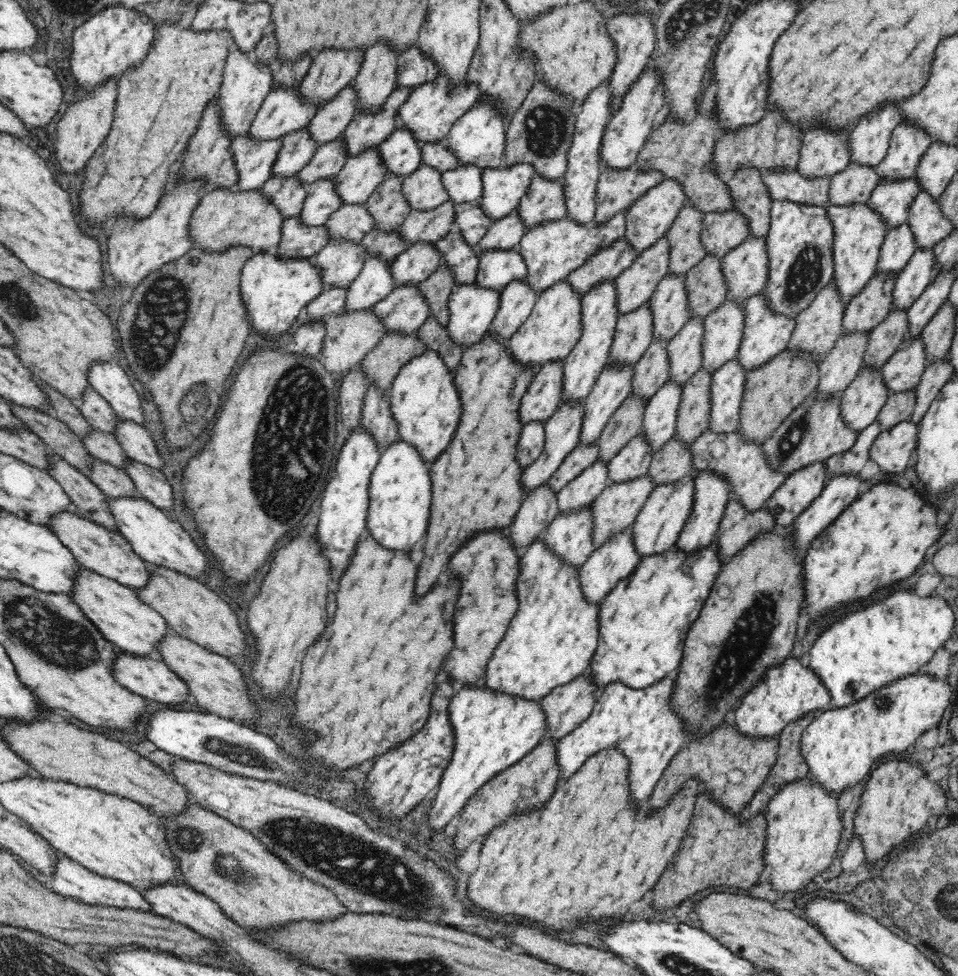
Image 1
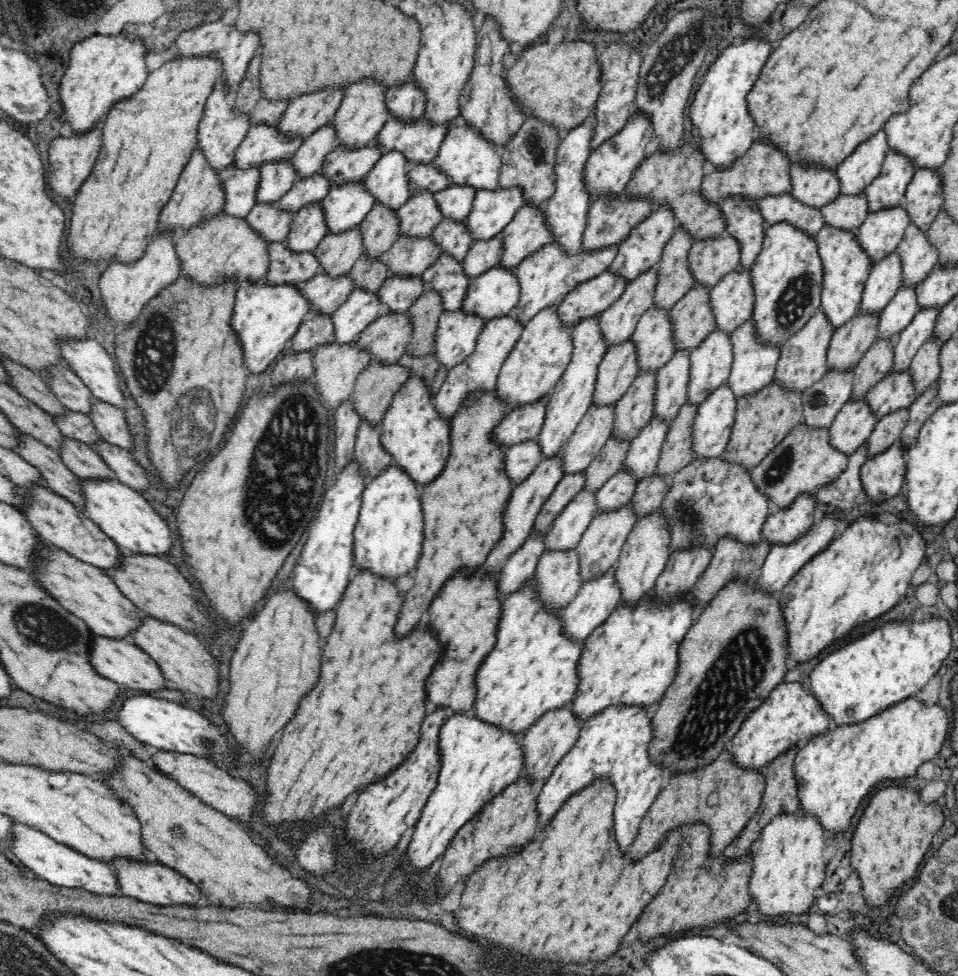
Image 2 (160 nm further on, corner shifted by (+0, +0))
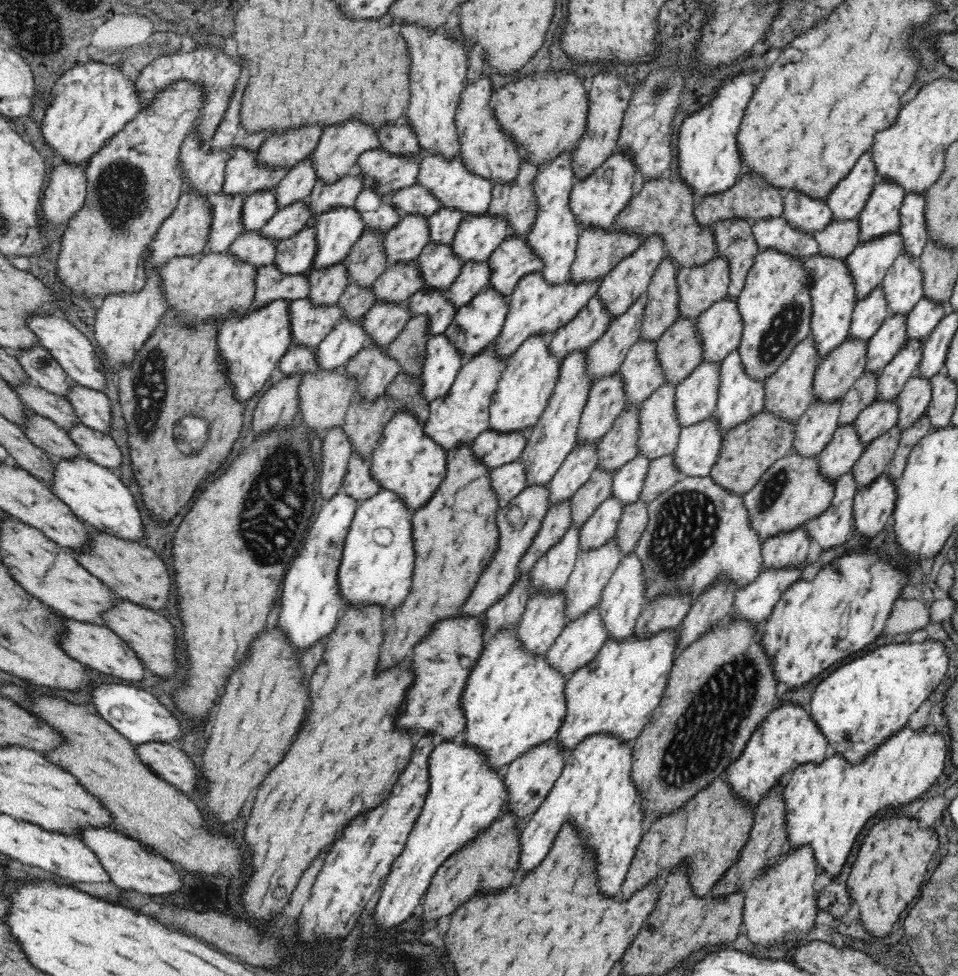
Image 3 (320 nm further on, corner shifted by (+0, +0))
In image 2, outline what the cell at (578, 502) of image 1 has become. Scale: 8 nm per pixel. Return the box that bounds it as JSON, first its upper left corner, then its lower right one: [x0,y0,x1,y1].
[543,491,597,552]

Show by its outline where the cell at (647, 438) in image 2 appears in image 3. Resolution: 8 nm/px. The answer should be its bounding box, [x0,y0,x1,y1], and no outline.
[610,454,648,510]

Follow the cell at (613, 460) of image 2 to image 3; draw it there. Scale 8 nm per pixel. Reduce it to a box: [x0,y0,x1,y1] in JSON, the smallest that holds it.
[570,469,613,532]

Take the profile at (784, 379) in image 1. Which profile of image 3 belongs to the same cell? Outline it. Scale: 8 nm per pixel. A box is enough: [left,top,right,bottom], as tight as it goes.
[711,410,796,498]

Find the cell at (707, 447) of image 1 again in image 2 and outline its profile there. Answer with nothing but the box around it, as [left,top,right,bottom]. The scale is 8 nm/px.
[658,456,770,555]

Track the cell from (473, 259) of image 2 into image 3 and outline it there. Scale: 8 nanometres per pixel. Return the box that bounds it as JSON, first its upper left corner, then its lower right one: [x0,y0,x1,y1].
[448,262,490,308]

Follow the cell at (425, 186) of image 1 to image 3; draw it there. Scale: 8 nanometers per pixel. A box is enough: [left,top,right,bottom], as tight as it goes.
[382,215,430,266]

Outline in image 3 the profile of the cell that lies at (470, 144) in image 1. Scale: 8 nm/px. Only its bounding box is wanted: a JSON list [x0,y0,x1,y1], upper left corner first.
[416,154,493,221]

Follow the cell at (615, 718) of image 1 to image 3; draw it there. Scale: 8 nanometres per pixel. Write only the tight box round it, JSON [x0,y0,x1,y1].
[517,733,647,899]

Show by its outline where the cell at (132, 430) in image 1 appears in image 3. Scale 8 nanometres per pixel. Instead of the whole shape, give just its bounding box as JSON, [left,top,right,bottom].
[63,380,110,434]

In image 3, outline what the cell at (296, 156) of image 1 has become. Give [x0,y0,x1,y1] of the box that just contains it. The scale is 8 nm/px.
[242,190,278,233]

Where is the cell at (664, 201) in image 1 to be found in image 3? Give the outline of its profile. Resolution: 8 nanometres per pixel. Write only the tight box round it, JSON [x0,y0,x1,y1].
[596,235,665,323]

